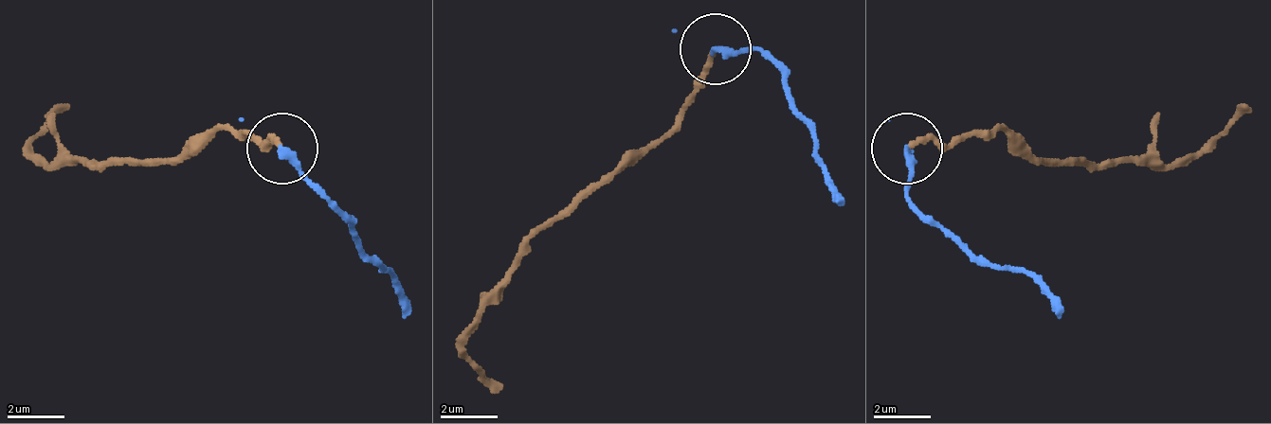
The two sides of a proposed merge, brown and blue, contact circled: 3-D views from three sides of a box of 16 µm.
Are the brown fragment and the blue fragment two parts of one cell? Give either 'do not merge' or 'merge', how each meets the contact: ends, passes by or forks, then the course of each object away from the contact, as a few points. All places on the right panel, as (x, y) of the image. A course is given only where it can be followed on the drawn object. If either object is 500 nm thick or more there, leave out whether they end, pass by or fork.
do not merge; brown ends; blue ends; course brown (912, 150), (997, 128), (1032, 156), (1089, 164), (1168, 164), (1217, 142), (1253, 107); course blue (904, 150), (904, 192), (933, 220), (1025, 277), (1061, 320)

